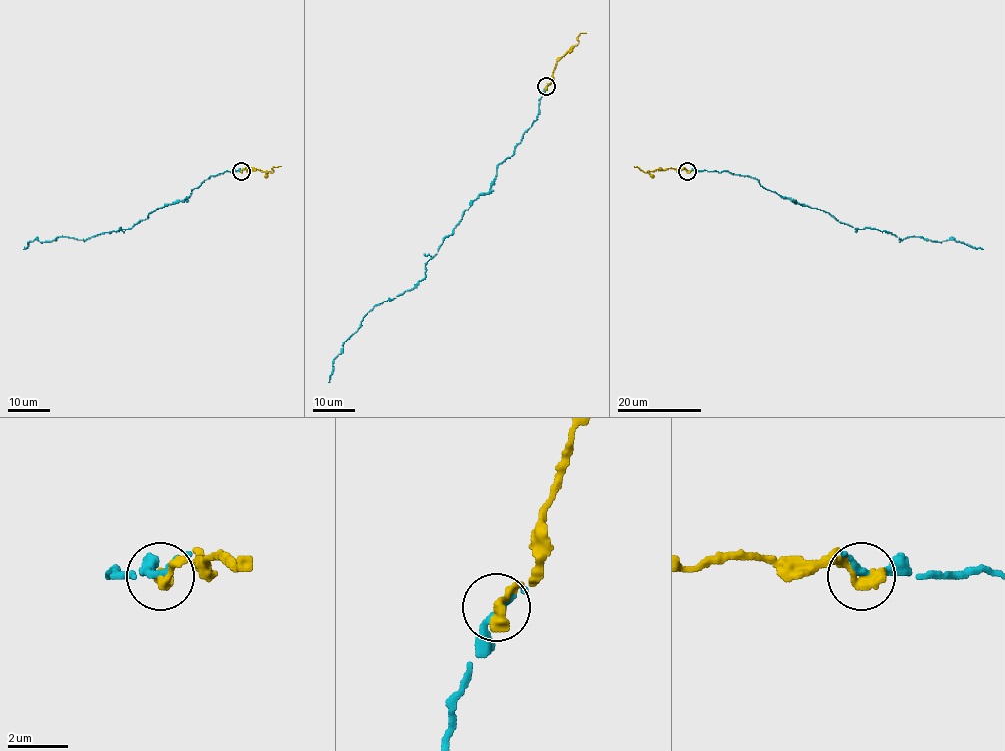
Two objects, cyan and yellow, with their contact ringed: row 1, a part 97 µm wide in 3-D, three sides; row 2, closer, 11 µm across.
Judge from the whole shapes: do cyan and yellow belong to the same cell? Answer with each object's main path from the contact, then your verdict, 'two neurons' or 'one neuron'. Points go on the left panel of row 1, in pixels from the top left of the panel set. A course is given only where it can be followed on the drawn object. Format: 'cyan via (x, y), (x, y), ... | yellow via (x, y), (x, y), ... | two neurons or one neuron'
cyan via (241, 170), (210, 175), (182, 201), (155, 210), (129, 229), (120, 227), (85, 240), (38, 240), (23, 249) | yellow via (241, 171), (247, 168), (272, 172), (272, 167), (281, 166) | one neuron

